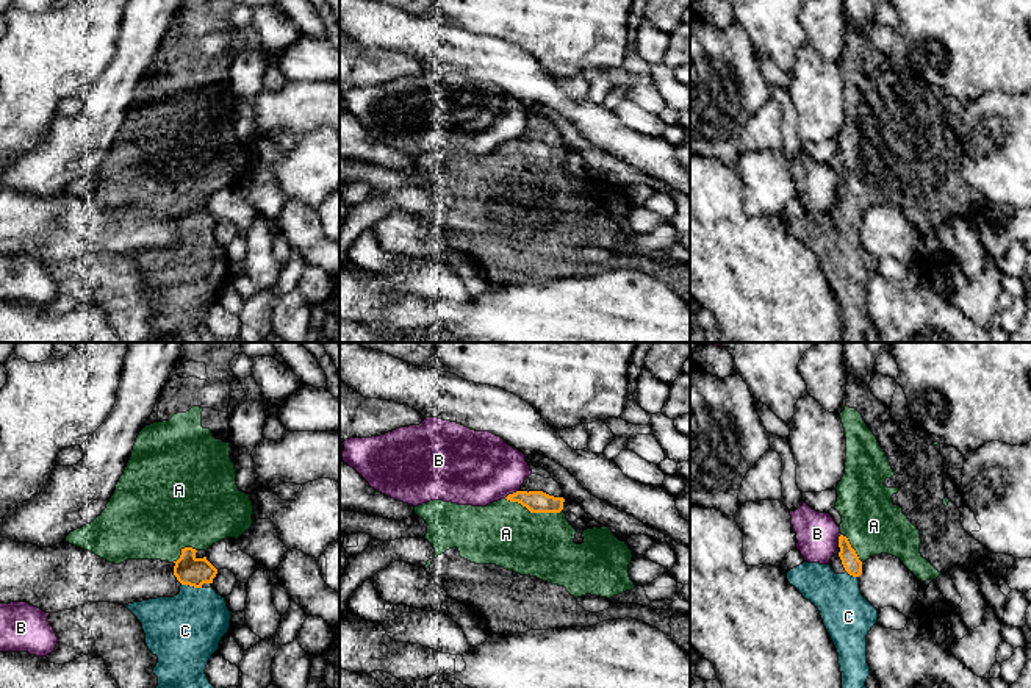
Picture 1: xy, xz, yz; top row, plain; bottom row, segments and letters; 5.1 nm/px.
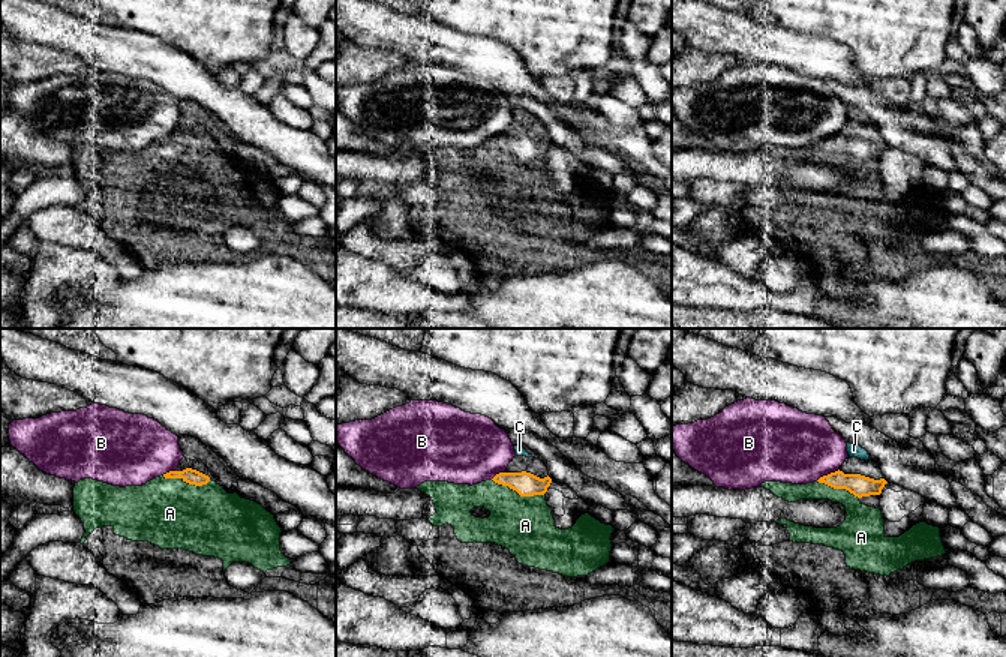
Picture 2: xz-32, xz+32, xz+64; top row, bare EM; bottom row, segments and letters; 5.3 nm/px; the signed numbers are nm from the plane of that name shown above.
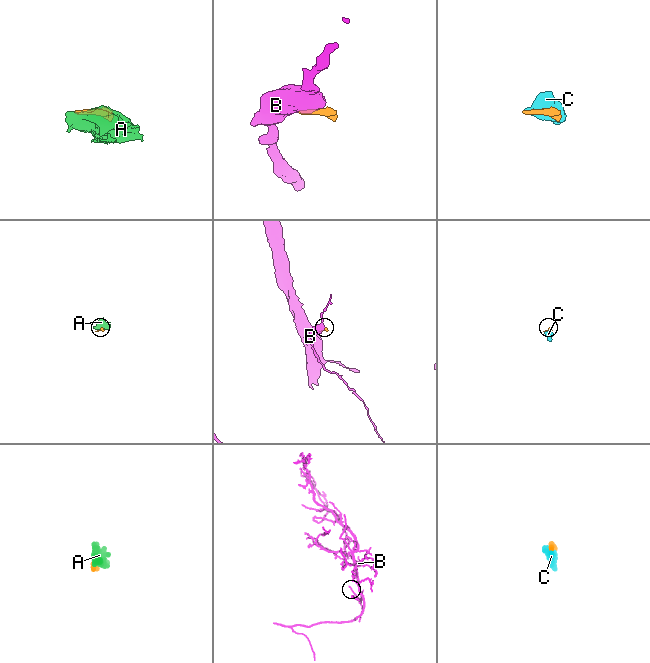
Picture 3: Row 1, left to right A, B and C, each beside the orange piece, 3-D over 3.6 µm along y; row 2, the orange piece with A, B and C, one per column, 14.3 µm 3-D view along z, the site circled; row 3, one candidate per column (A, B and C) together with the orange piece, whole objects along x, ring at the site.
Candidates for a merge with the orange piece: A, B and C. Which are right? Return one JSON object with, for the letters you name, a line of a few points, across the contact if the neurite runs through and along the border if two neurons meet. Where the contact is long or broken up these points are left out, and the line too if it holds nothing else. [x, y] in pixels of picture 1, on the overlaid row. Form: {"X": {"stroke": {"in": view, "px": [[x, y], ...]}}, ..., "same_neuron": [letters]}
{"same_neuron": ["A", "C"]}

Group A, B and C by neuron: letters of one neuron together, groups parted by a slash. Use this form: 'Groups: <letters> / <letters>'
Groups: A C / B

